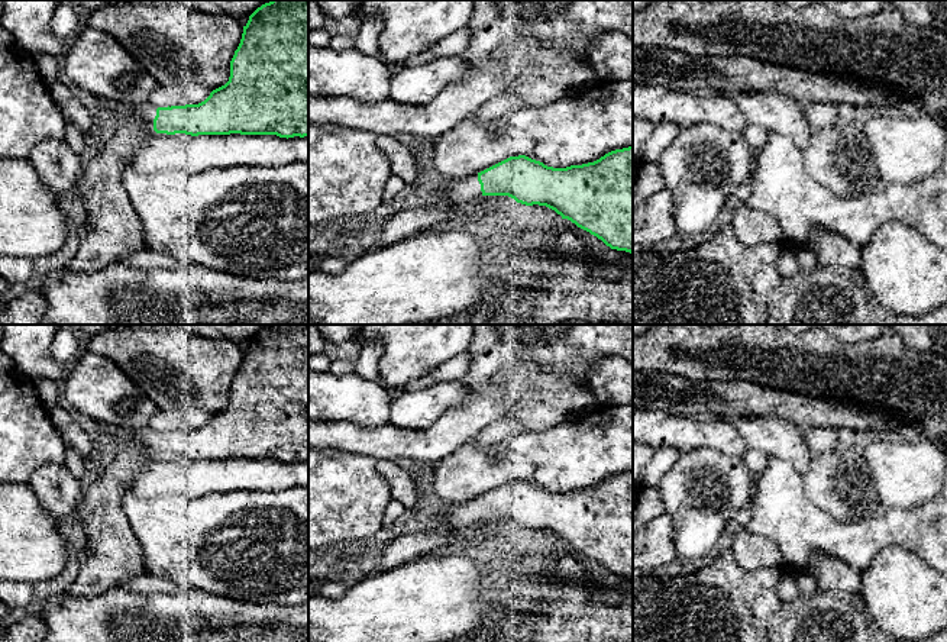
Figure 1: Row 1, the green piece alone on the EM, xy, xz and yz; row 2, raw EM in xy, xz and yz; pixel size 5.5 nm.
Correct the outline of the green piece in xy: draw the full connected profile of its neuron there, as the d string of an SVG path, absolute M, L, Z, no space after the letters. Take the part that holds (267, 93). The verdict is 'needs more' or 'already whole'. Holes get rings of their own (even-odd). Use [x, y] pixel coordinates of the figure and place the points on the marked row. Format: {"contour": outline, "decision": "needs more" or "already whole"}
{"contour": "M271 0L243 26L229 81L198 104L156 107L111 103L119 119L142 119L156 133L308 138L308 0Z", "decision": "needs more"}

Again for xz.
{"contour": "M633 146L566 168L547 167L526 155L510 157L478 174L459 180L445 178L432 204L472 204L484 196L508 196L526 206L546 206L611 249L633 255Z", "decision": "needs more"}

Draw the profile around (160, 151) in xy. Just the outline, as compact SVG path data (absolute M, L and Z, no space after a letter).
M158 133L136 145L126 165L136 172L156 172L171 165L204 171L235 165L278 167L308 164L308 138L277 135Z

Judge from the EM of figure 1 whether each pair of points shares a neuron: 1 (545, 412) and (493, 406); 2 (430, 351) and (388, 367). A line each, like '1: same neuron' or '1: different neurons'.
1: different neurons
2: same neuron

